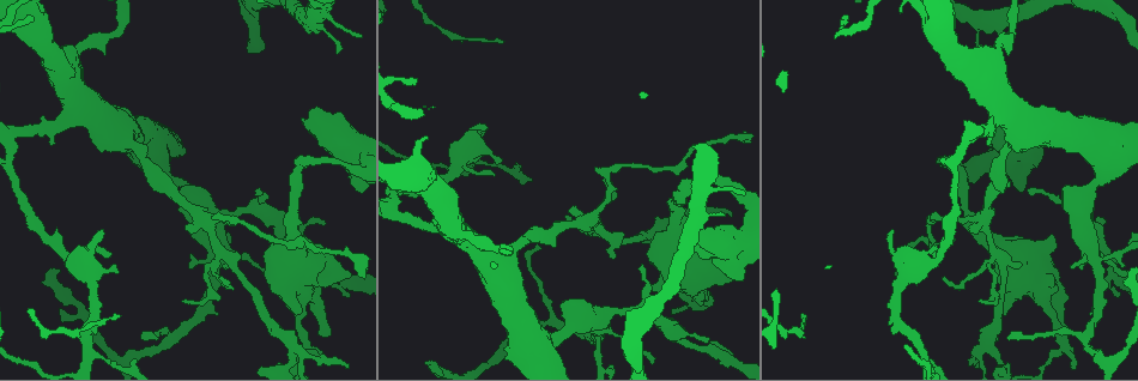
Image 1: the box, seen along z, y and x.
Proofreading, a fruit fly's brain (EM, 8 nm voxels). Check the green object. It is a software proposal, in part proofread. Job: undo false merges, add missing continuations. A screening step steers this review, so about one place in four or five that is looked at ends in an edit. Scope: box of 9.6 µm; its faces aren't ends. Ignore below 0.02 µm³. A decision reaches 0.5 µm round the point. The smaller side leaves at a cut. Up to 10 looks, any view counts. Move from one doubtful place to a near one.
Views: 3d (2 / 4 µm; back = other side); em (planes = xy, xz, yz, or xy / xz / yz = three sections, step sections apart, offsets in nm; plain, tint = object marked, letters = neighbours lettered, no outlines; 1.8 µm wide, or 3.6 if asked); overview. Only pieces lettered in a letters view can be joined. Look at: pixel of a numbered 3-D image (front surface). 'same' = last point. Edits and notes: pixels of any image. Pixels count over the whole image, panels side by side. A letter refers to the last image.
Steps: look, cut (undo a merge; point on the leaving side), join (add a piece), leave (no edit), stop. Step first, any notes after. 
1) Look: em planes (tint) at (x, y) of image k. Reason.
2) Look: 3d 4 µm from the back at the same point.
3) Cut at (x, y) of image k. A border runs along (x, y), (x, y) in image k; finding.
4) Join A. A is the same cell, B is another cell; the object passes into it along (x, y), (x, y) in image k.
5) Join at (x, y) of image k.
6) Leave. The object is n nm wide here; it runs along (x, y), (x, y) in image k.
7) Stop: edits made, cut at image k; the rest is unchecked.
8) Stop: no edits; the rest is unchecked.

Look: em xz step 8 (letters) at (723, 213) of image 1. Tapers out.

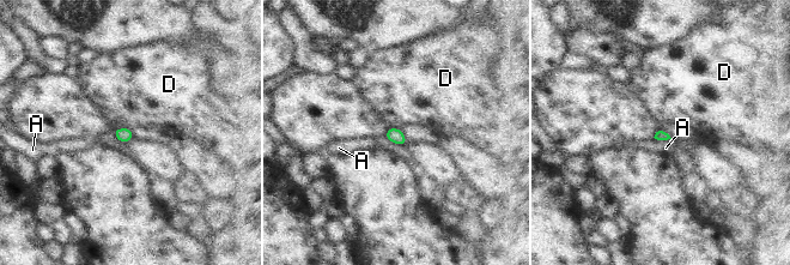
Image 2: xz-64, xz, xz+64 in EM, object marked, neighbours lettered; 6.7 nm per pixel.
Look: em planes (letters) at the same point. Cut it another way.

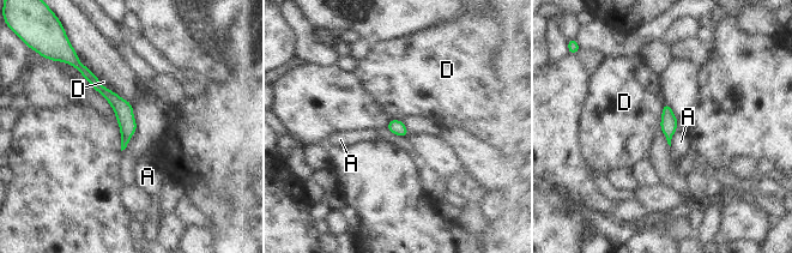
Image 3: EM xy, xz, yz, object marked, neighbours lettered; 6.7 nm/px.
Leave. The object is 100 nm wide here; A and D are other cells; it runs along (84, 70), (124, 110), (124, 144) in image 3; none of them fits.

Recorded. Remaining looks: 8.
Look: em 3.6 µm xz step 8 (tint) at (311, 129) of image 1. Thick turns thin.

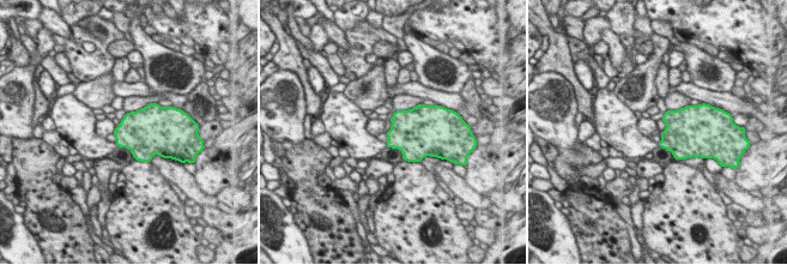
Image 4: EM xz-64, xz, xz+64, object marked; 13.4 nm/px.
Look: em 3.6 µm xz step 8 (letters) at the same point.

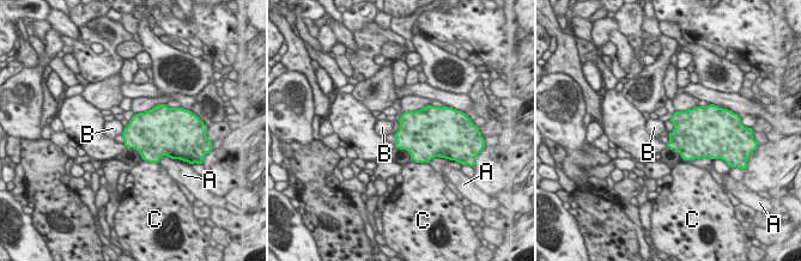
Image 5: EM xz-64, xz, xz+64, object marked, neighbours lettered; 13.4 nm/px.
Leave. The object is 260 nm wide here; the longest contact is with C, 240 nm; A, B and C are other cells; all the same cell.

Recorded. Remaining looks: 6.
Look: em 3.6 µm planes (letters) at (331, 280) of image 1. Abrupt turn.

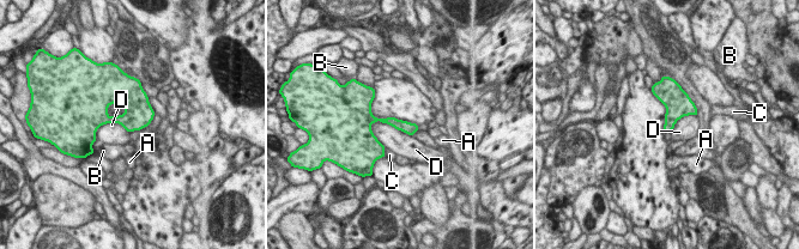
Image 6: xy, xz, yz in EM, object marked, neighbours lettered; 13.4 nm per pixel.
Leave. A, B, C and D are other cells; a border runs along (370, 123), (386, 122), (412, 137) in image 6; continuous, no second cell.

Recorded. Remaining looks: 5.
Look: em planes (letters) at (109, 254) of image 1. Branch stops here.

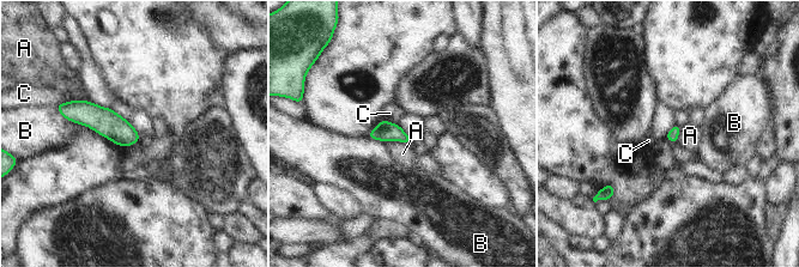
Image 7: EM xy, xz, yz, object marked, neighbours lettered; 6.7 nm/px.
Leave. The longest contact is with B, 200 nm; A, B and C are other cells; it runs along (67, 109), (90, 114), (135, 138) in image 7; no lettered piece goes on from it.

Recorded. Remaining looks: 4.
Stop: no edits; the rest is unchecked.

